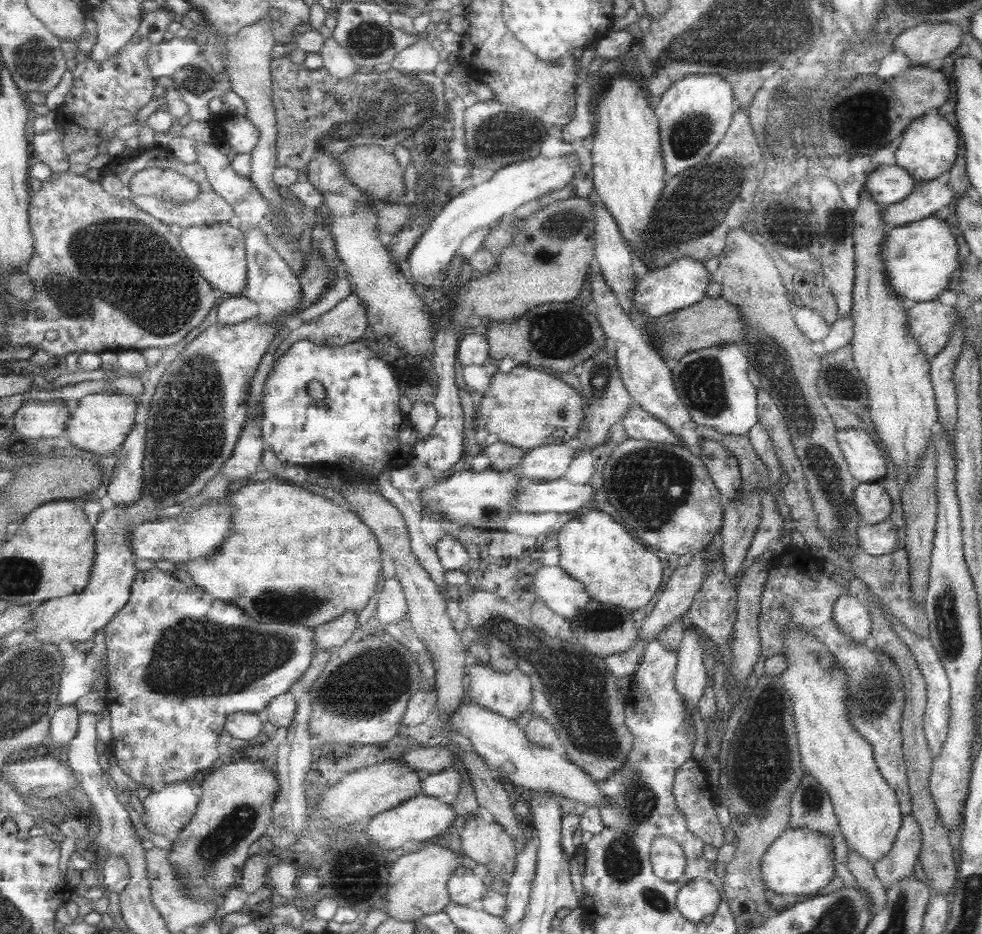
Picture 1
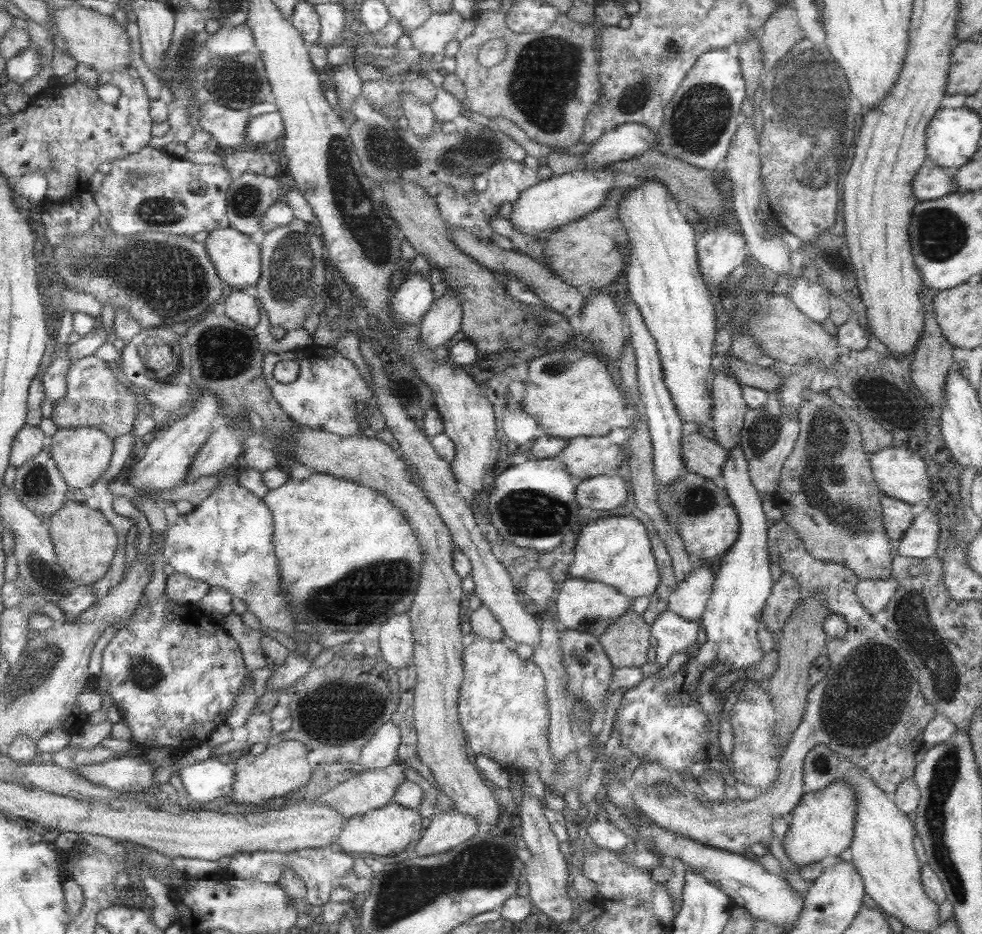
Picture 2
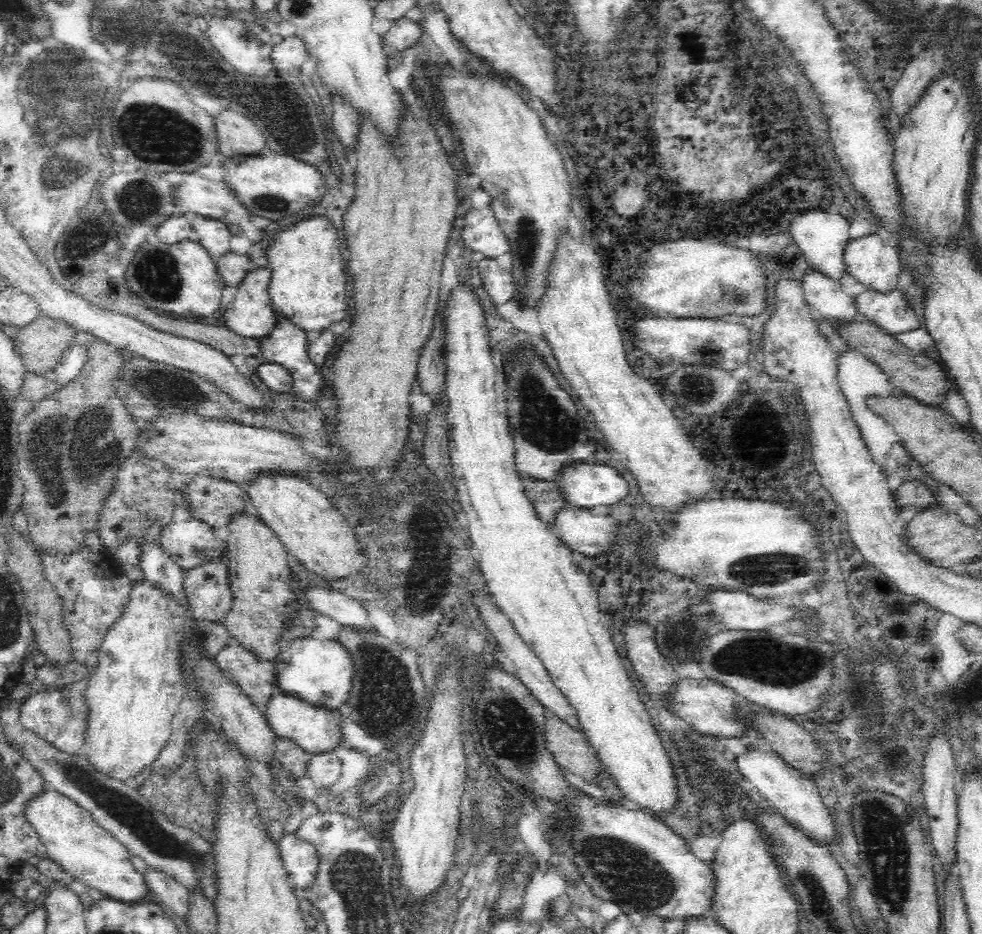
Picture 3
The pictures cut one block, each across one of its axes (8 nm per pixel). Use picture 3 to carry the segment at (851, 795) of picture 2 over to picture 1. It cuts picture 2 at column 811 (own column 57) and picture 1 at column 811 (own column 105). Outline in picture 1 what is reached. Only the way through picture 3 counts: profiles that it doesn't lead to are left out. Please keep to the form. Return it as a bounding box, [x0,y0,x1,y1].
[759,827,833,898]

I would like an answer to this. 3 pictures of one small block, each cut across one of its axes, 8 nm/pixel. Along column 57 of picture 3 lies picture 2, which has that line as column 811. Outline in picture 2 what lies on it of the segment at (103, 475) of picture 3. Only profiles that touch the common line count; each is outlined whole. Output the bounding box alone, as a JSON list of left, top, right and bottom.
[773,389,897,580]

